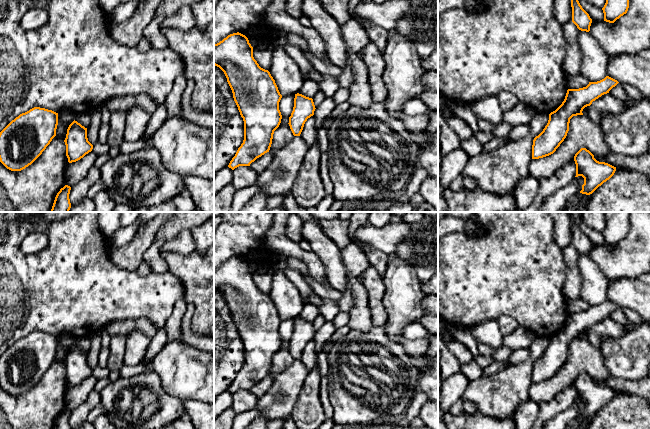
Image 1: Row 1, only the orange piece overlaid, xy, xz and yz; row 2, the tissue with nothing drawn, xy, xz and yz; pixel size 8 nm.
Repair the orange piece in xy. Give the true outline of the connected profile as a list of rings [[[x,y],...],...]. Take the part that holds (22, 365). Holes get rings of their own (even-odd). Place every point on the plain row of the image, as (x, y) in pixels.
[[[34,331],[0,356],[0,386],[11,395],[31,389],[56,360],[58,337]]]

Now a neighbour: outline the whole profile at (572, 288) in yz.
[[[572,246],[562,248],[564,262],[566,264],[566,280],[563,287],[563,293],[566,300],[575,300],[581,297],[582,276],[578,267],[577,250]]]

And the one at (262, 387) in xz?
[[[267,376],[261,381],[257,382],[254,386],[252,386],[249,391],[260,398],[269,391],[269,389],[273,385],[273,381],[274,379]]]

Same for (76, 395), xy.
[[[91,375],[80,384],[68,387],[65,394],[66,409],[72,411],[80,406],[94,390],[97,380]]]

